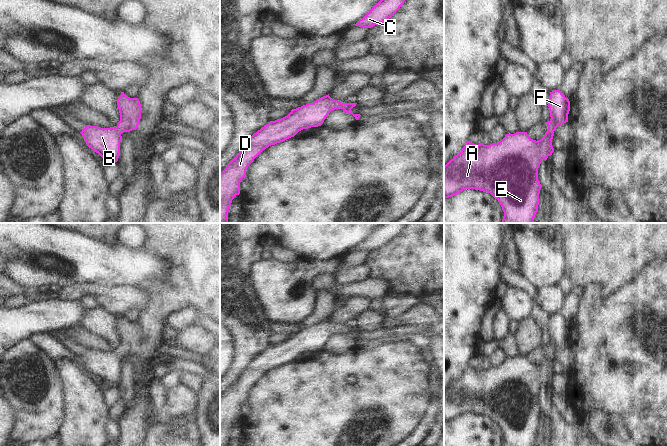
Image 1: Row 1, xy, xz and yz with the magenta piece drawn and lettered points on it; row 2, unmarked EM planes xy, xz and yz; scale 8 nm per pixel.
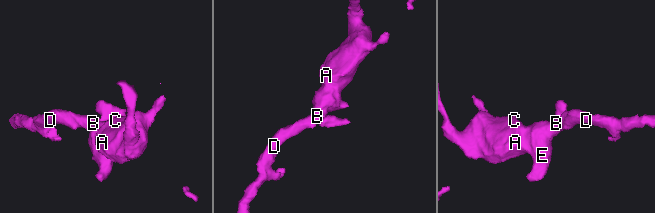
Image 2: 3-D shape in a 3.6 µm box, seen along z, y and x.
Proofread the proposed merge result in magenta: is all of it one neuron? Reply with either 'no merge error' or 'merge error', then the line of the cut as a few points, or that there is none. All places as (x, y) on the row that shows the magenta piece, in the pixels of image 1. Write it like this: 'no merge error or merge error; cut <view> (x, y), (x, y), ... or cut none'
no merge error; cut none

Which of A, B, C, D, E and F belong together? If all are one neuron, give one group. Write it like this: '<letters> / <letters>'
A B C D E F

